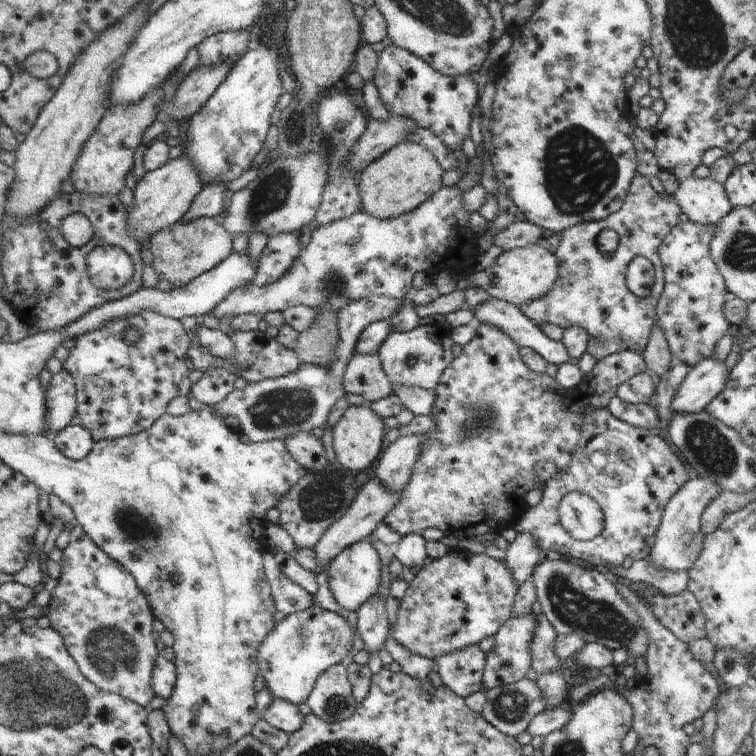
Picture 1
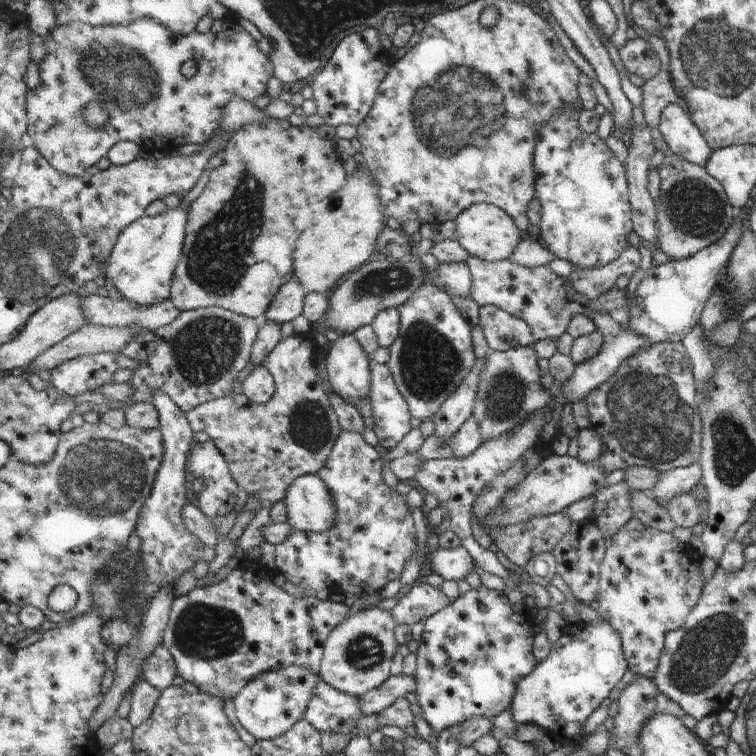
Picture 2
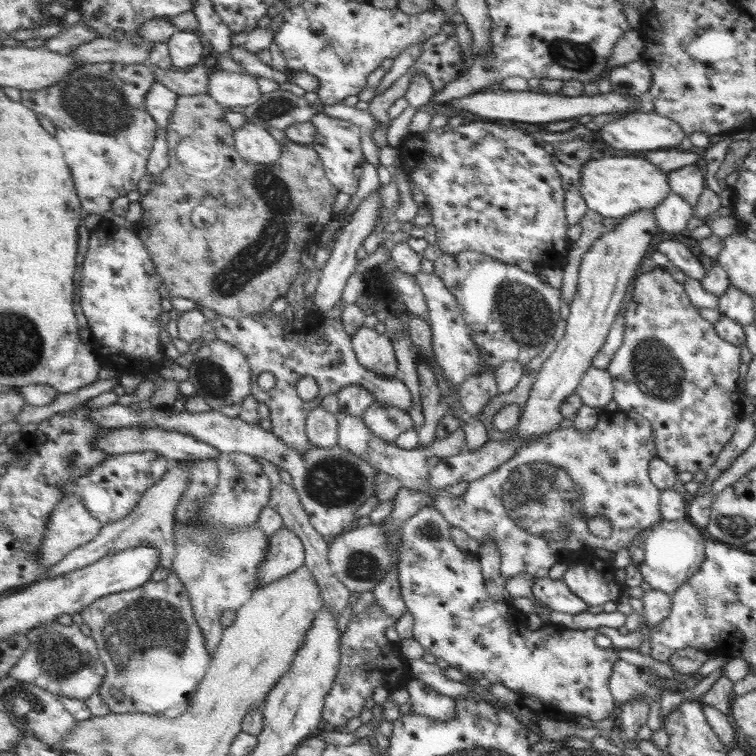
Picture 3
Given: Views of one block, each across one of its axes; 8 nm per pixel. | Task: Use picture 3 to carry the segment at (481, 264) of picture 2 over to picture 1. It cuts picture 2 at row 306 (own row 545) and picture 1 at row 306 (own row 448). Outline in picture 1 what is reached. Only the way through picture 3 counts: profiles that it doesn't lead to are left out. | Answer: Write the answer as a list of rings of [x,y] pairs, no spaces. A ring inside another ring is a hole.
[[[635,174],[631,178],[631,186],[627,190],[623,206],[615,214],[607,216],[605,220],[577,224],[577,226],[571,226],[561,232],[561,242],[555,248],[555,252],[551,252],[555,256],[557,270],[559,270],[555,284],[549,288],[549,292],[539,296],[539,300],[531,300],[527,304],[517,306],[519,312],[523,316],[527,316],[537,328],[541,324],[553,324],[563,330],[567,330],[571,326],[583,328],[589,334],[587,354],[591,354],[597,362],[611,354],[619,354],[619,352],[643,354],[647,348],[647,342],[649,342],[651,328],[655,324],[655,316],[657,316],[655,306],[663,292],[663,264],[659,258],[659,246],[661,246],[661,240],[671,232],[671,228],[675,228],[679,224],[679,218],[677,218],[679,214],[681,214],[681,208],[677,206],[675,198],[667,196],[663,200],[657,192],[653,192],[653,188],[649,186],[649,180],[645,176]],[[637,256],[647,258],[655,268],[655,282],[653,282],[649,298],[639,298],[639,296],[631,294],[625,284],[627,266]]]

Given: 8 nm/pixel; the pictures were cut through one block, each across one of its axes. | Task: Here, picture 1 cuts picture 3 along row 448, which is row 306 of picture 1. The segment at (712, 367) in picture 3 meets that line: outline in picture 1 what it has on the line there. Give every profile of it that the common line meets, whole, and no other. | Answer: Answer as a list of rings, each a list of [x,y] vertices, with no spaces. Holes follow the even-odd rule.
[[[679,222],[661,240],[659,258],[663,264],[663,292],[655,306],[655,324],[665,334],[671,356],[693,368],[713,354],[715,342],[727,334],[729,322],[723,316],[723,304],[731,296],[725,280],[709,256],[713,226]]]

